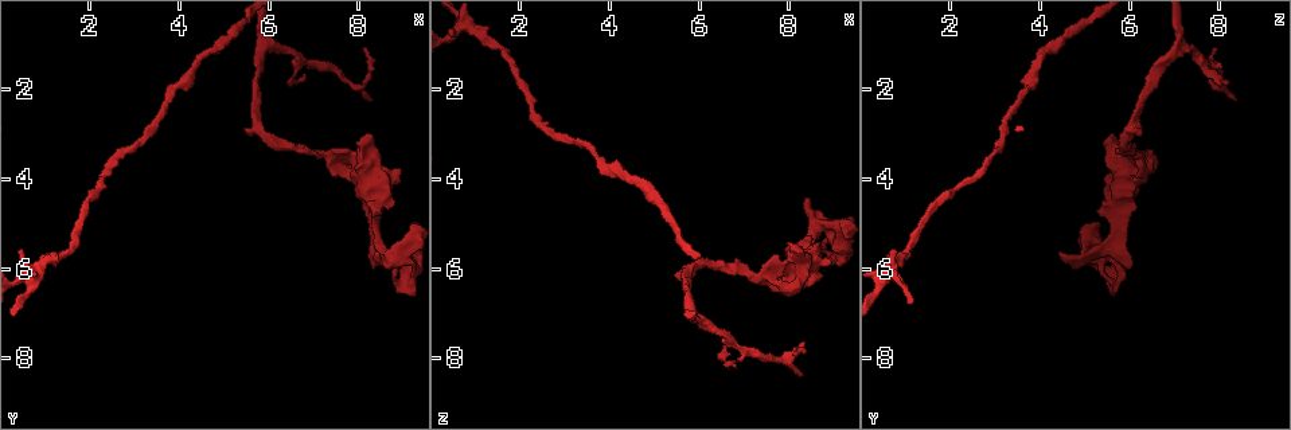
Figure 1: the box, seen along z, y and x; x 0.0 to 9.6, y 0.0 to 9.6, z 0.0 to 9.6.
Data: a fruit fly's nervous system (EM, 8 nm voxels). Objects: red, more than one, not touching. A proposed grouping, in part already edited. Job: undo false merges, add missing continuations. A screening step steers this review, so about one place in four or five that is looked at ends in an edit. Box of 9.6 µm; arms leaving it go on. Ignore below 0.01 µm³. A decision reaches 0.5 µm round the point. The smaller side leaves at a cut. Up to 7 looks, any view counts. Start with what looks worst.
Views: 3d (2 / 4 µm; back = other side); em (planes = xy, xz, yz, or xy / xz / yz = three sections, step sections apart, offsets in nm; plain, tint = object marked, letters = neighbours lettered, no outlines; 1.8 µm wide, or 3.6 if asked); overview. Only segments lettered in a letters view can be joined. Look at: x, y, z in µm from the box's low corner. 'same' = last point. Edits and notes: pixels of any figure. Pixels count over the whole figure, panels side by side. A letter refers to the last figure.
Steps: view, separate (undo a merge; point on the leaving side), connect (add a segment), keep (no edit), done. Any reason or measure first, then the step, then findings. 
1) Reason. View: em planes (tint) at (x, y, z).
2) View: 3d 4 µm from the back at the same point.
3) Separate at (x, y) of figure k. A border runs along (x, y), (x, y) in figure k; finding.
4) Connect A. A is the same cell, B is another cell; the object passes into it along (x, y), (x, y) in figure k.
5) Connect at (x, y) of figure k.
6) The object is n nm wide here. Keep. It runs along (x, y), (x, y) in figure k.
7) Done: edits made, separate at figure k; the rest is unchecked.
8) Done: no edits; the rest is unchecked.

Abrupt turn. View: 3d 4 µm from the back at (8.00, 3.95, 6.20).

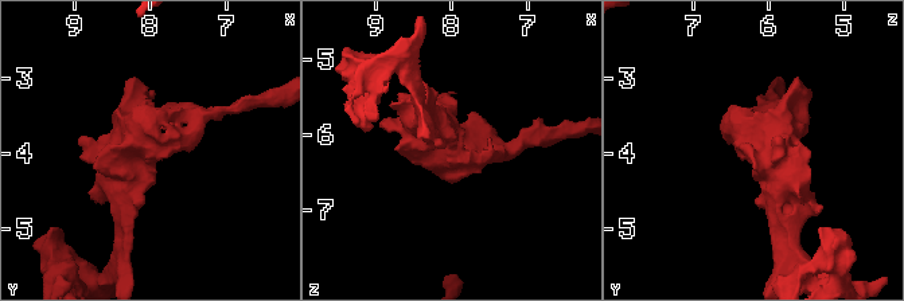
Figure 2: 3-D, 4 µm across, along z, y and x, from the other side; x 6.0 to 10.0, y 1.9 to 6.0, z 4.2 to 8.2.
View: em planes (plain) at (8.00, 3.90, 6.15).

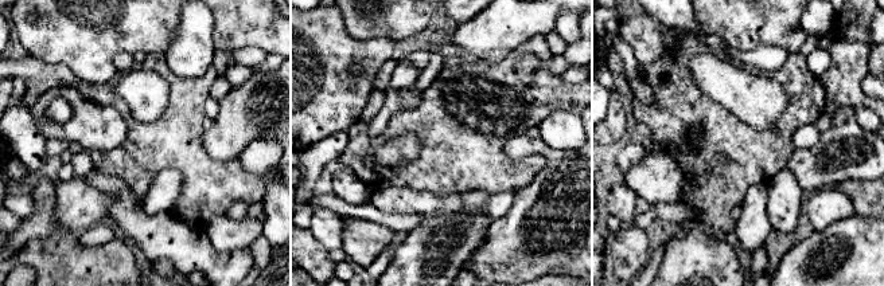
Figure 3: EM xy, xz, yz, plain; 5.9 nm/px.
What lies round it. View: em planes (letters) at the same point.

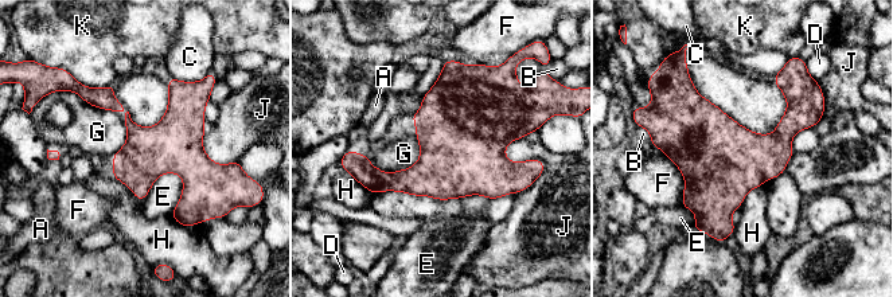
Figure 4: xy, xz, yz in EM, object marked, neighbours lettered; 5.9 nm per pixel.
The longest contact is with G, 340 nm. Keep. A, B, C, D, E, F, G, H, J and K are other cells; a border runs along (420, 143), (409, 167), (367, 160) in figure 4; one cell here.

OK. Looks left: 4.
An open end. View: 3d 2 µm at (8.90, 6.55, 5.75).

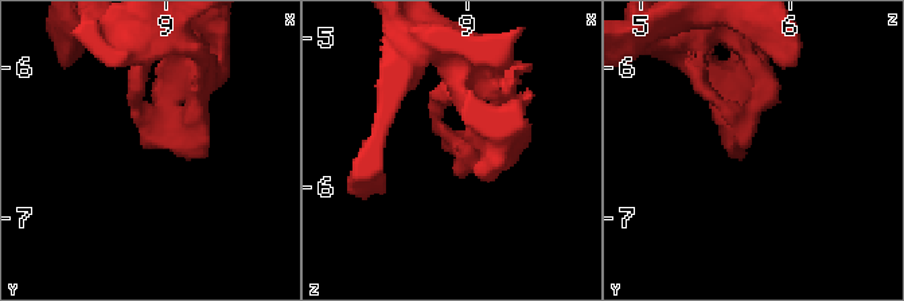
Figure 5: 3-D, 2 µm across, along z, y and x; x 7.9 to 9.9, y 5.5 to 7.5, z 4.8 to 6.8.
View: em yz step 4 (letters) at (8.92, 6.56, 5.70).

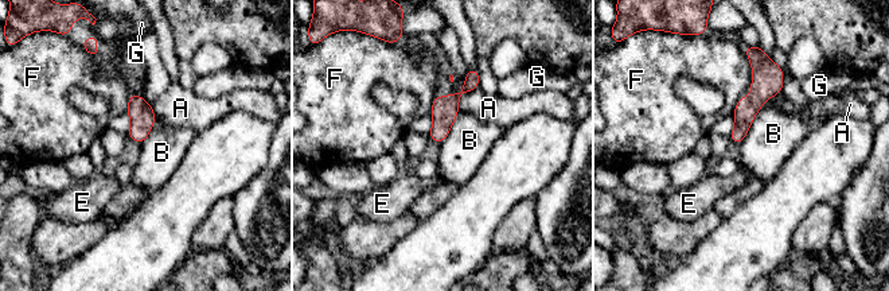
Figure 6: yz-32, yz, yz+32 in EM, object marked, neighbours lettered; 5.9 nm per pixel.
The object is 110 nm wide here. Keep. A, B, E, F and G are other cells; a border runs along (764, 101), (749, 131), (739, 144) in figure 6; no lettered segment goes on from it.

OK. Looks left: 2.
Tapers out. View: 3d 2 µm at (6.80, 1.85, 8.10).

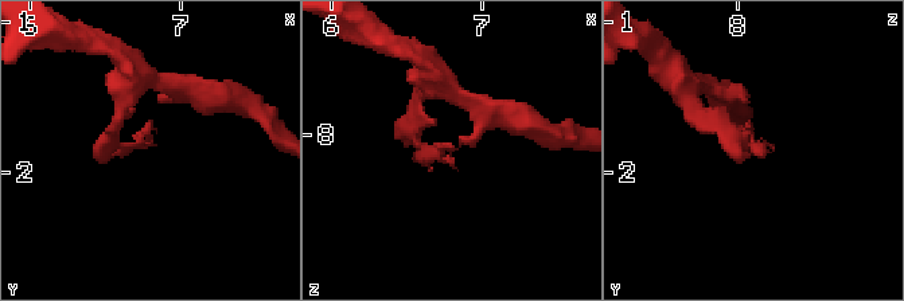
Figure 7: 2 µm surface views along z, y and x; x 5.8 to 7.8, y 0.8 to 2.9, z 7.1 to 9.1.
Need the tissue. View: em planes (letters) at (6.76, 1.84, 8.14).

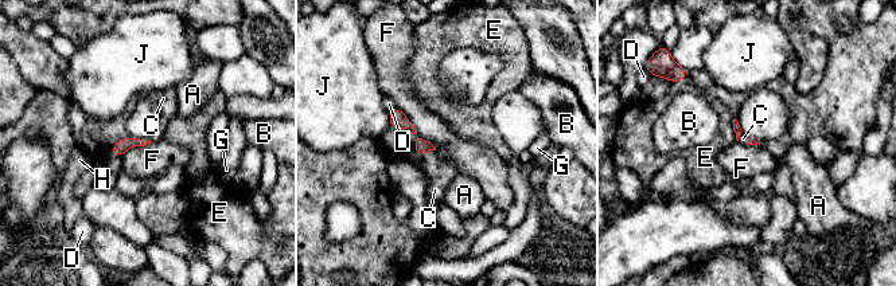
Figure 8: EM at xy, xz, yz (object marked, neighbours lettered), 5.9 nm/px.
The longest contact is with F, 360 nm. Connect C. C is the same cell, A, B, D, E, F, G, H and J are other cells; it goes on there.

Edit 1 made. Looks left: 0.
Done: edits made, connect at figure 8; the rest is unchecked.

